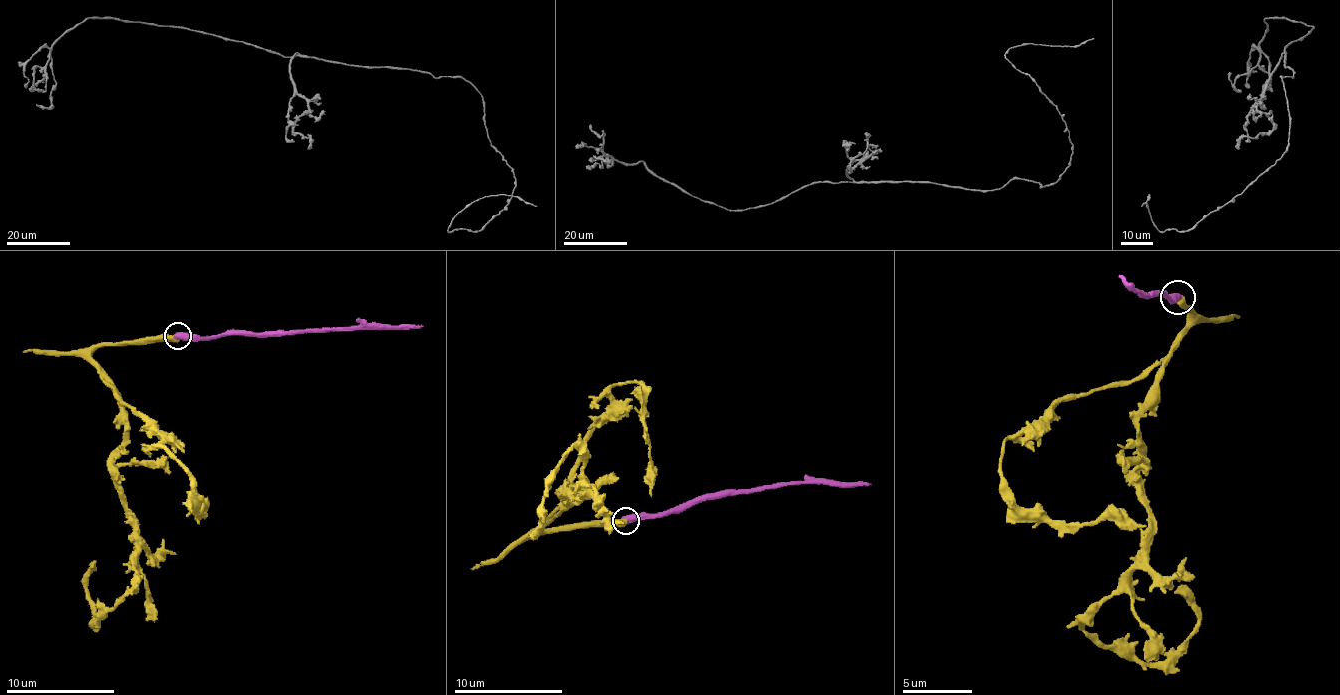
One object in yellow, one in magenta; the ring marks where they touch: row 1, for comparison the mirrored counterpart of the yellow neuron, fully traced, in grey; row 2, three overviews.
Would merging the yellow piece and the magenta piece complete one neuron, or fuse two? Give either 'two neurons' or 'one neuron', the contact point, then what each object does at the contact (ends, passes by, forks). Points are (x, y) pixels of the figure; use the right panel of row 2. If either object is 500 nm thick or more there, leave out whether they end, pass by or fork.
two neurons; place (1177, 297)

